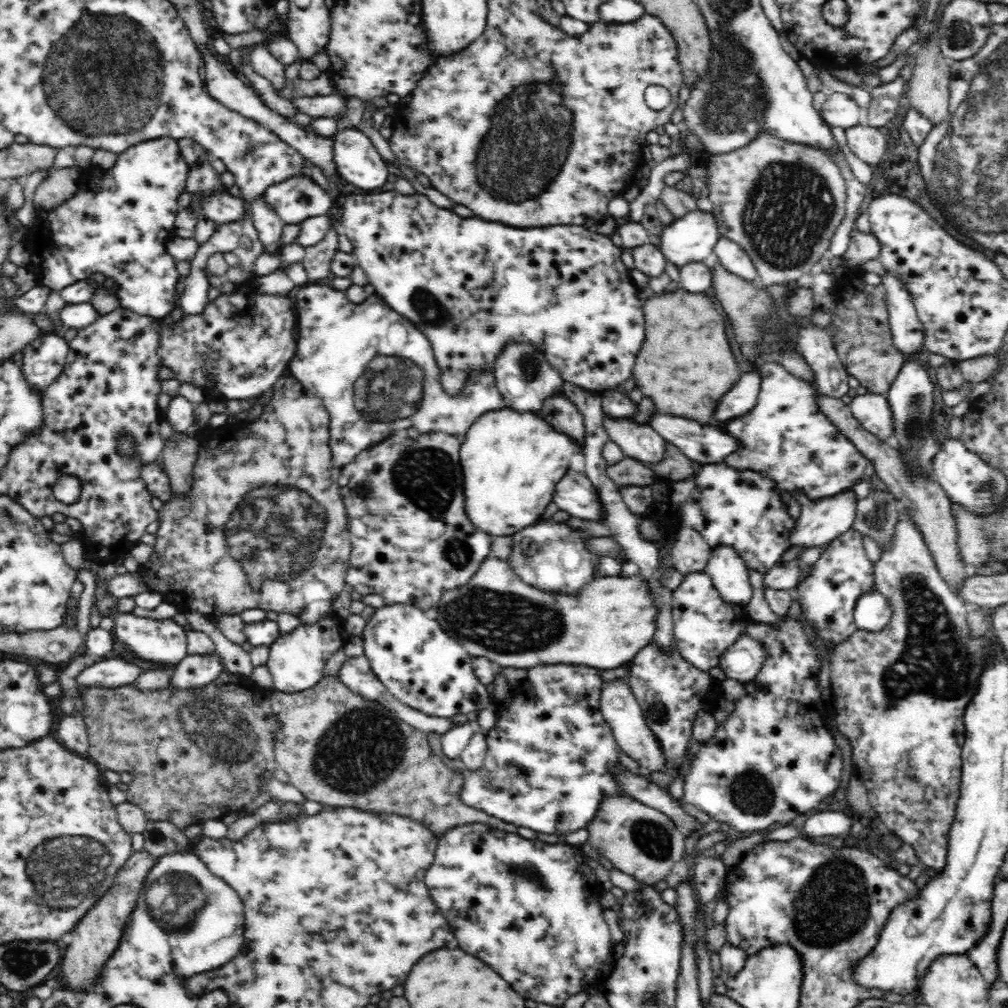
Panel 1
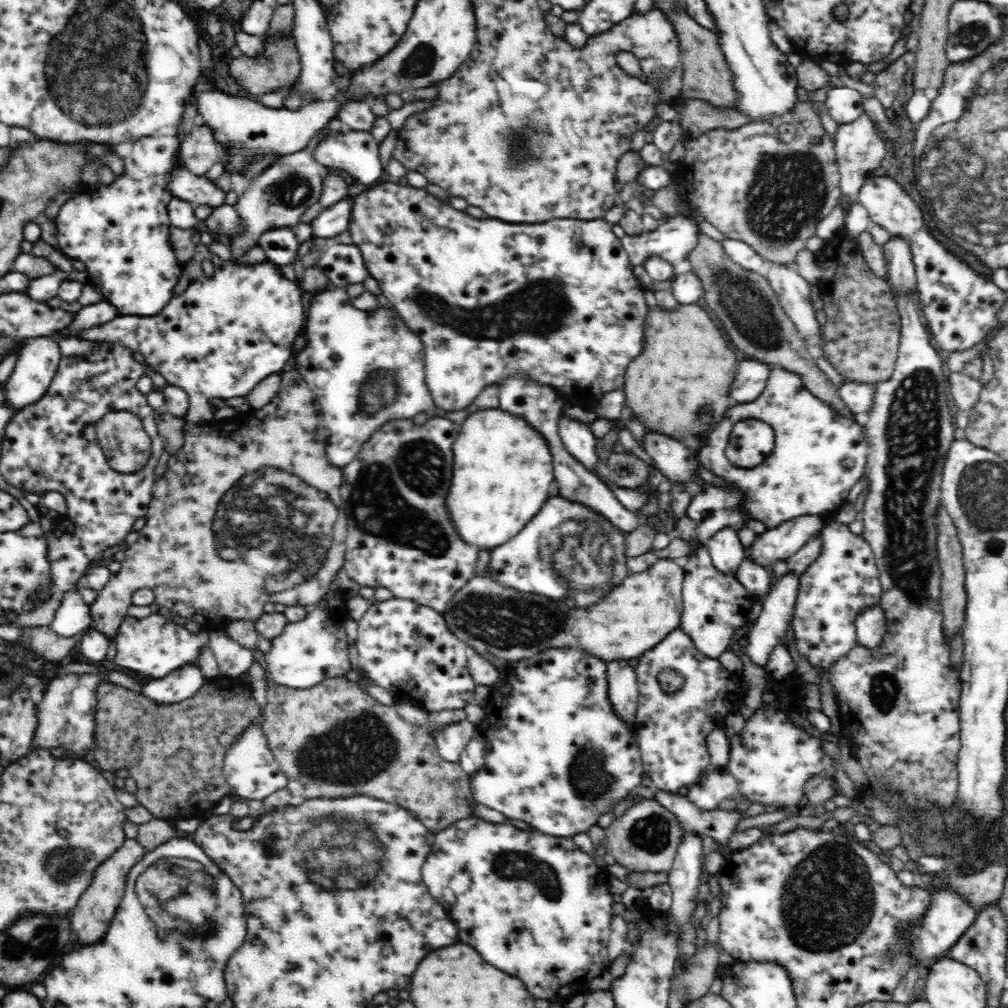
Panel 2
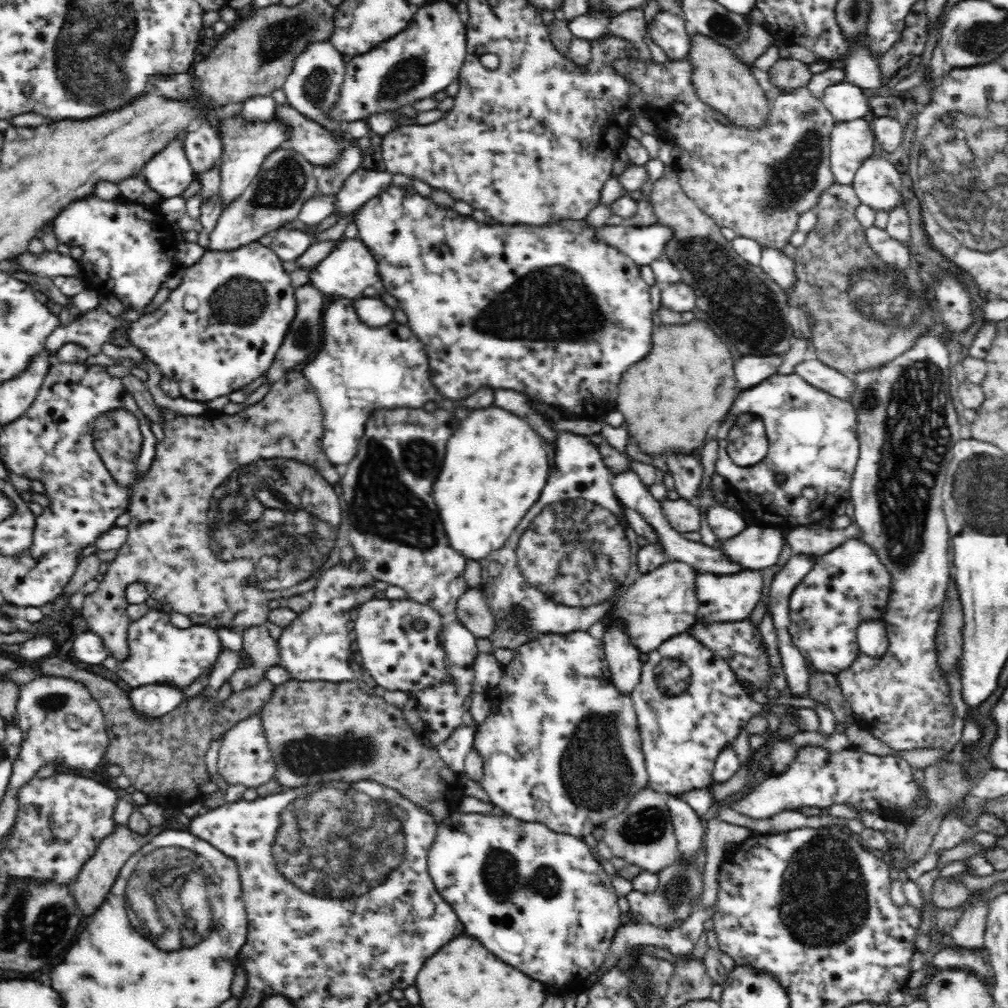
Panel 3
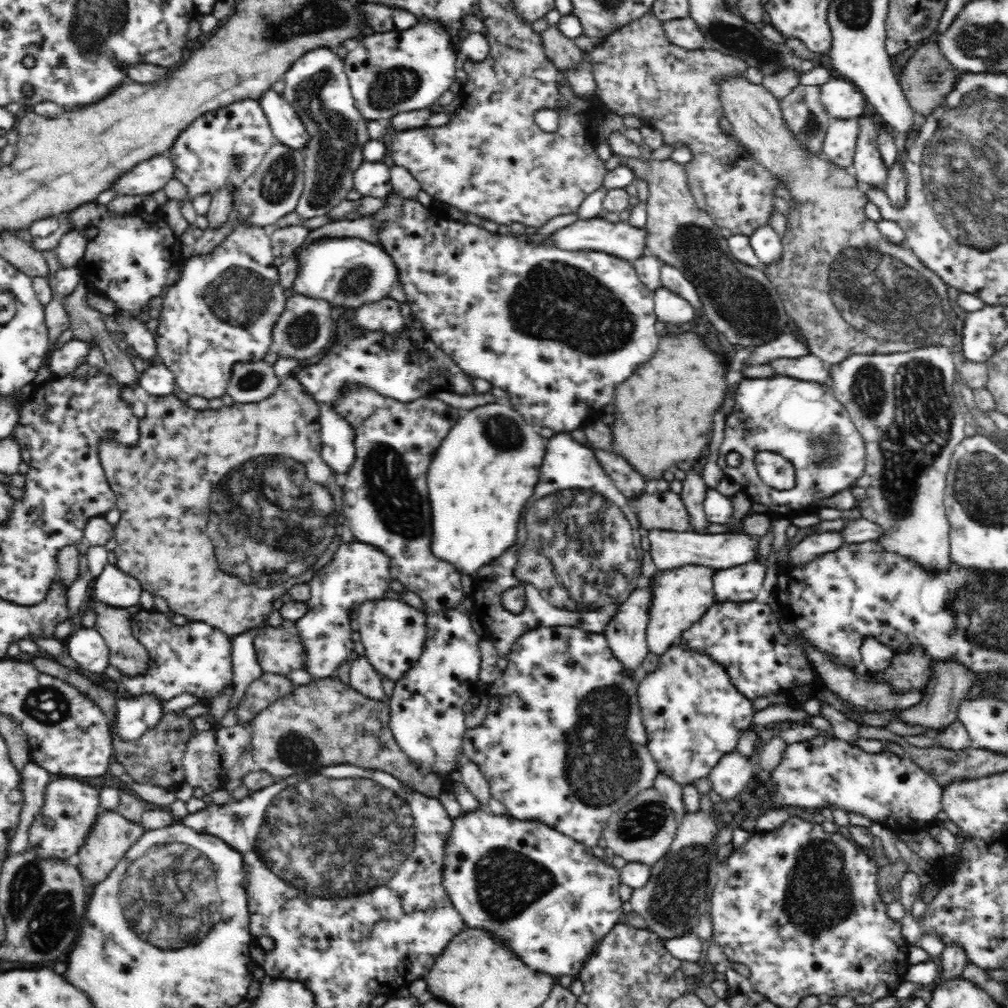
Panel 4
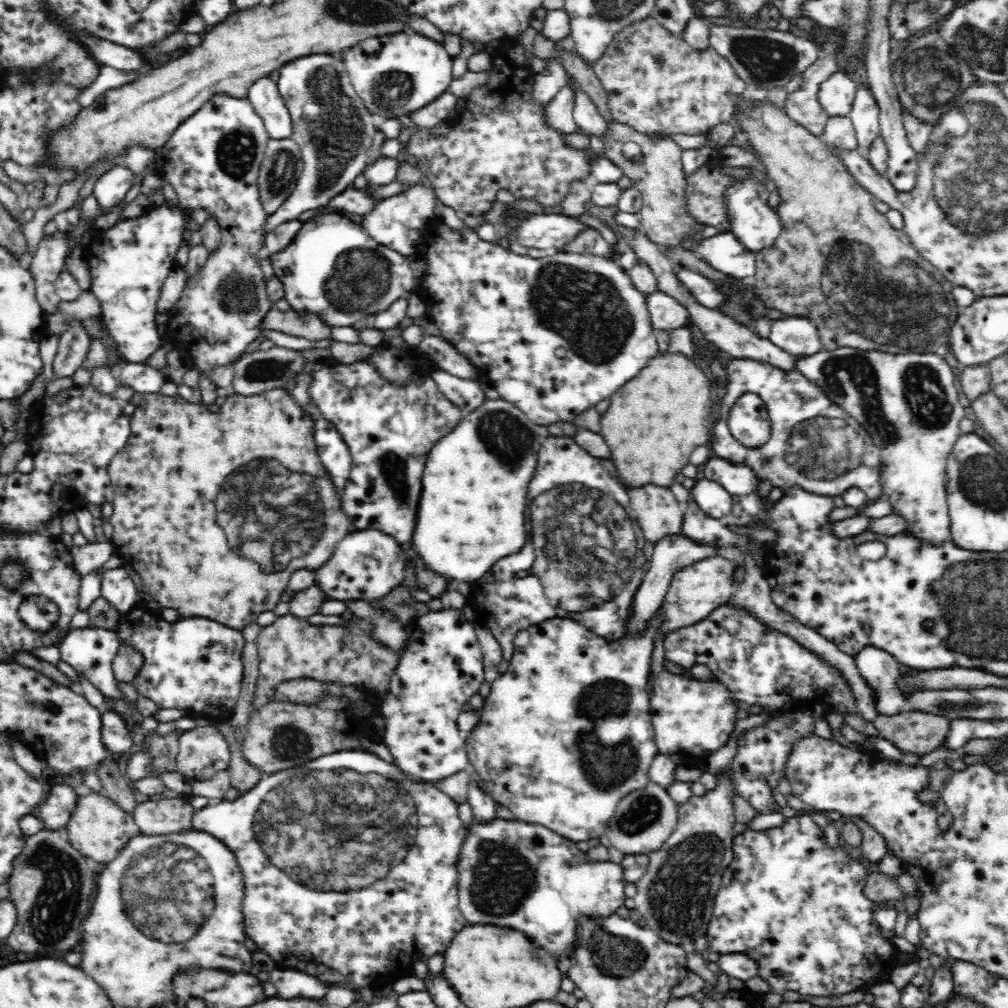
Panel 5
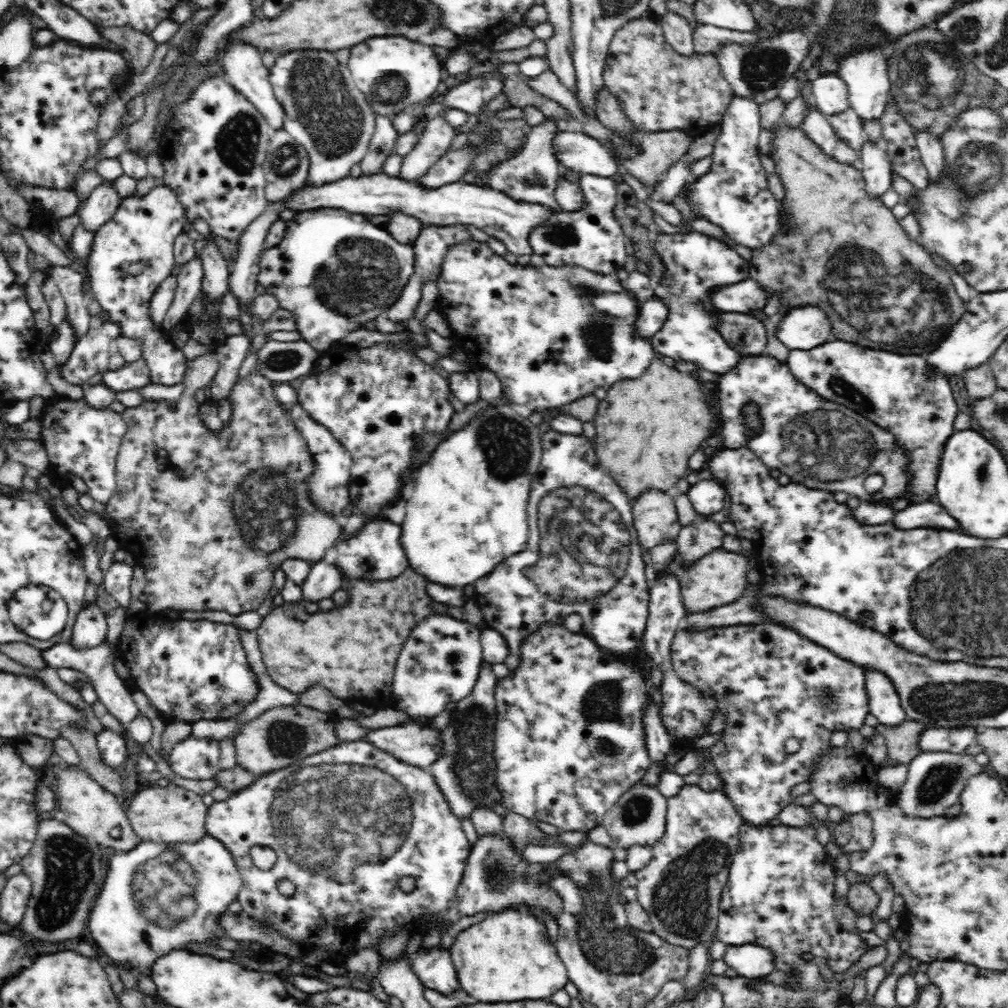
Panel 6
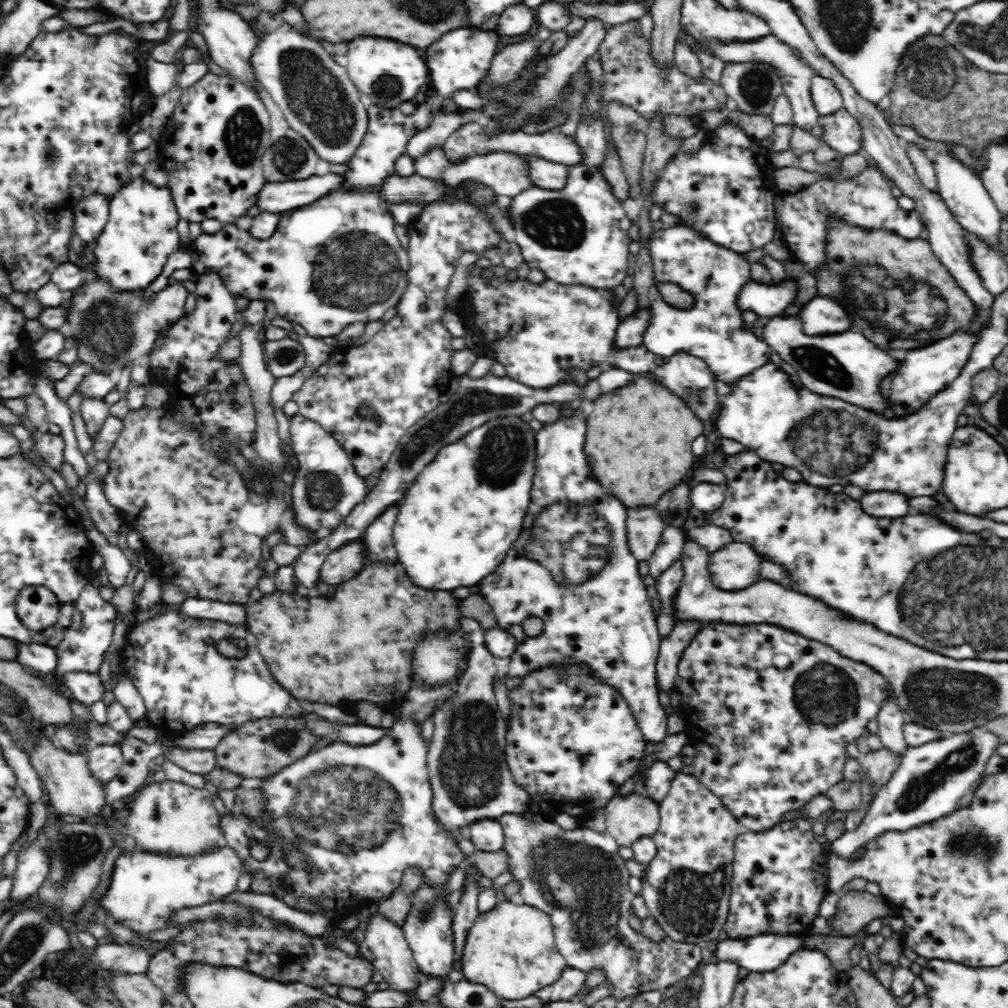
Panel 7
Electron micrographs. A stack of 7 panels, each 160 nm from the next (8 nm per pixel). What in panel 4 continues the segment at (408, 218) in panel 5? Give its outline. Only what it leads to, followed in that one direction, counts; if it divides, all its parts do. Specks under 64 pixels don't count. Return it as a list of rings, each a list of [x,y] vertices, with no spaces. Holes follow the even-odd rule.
[[[362,216],[358,220],[340,220],[340,222],[331,222],[325,226],[310,230],[305,246],[319,241],[322,238],[334,237],[354,237],[364,239],[366,242],[376,244],[376,227],[373,216]]]

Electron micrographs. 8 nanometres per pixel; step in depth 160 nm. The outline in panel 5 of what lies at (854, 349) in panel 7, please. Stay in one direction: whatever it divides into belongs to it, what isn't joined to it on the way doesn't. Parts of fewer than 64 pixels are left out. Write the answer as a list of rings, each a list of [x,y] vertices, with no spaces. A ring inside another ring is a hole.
[[[838,348],[834,352],[818,351],[816,354],[799,358],[796,370],[803,374],[807,380],[814,381],[832,402],[839,404],[856,422],[860,422],[862,428],[872,436],[872,442],[880,448],[880,458],[882,458],[882,495],[876,501],[888,501],[892,506],[891,514],[900,516],[900,519],[906,519],[906,528],[900,533],[926,534],[926,538],[934,538],[934,542],[938,542],[938,538],[951,538],[951,518],[949,517],[949,508],[946,506],[946,458],[950,456],[950,450],[952,450],[952,446],[955,446],[954,442],[961,435],[959,424],[965,418],[965,412],[964,407],[958,401],[954,372],[949,362],[946,362],[944,353],[882,354],[882,352],[862,352],[862,350],[854,350],[854,348]]]

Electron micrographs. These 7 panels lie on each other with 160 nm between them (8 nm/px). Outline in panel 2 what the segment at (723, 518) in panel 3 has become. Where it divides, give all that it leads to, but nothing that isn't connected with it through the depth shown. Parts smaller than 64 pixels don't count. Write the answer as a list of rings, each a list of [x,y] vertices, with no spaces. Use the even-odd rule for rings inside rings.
[[[722,529],[704,542],[712,565],[718,572],[730,577],[738,573],[740,564],[746,559],[746,551],[740,543],[738,534],[732,529]]]

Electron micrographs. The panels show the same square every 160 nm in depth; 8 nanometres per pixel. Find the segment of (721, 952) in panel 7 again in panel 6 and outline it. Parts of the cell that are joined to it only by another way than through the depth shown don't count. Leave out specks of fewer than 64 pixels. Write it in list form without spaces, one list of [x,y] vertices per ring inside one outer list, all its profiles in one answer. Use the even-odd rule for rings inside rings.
[[[746,944],[744,946],[727,946],[723,955],[724,963],[734,969],[738,977],[761,978],[774,975],[774,955],[762,946]]]

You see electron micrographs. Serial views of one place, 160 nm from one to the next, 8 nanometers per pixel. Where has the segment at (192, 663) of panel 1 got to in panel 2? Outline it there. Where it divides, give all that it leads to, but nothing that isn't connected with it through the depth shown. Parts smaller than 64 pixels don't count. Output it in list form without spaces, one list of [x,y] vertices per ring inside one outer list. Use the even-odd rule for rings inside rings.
[[[198,663],[182,666],[164,678],[154,679],[143,685],[144,696],[160,704],[180,703],[191,698],[208,680]]]

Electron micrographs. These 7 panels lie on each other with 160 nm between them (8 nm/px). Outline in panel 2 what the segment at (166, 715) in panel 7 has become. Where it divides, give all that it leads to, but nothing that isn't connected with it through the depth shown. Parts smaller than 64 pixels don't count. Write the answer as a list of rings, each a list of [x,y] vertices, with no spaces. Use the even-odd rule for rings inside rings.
[[[151,613],[141,619],[126,615],[122,618],[115,641],[115,665],[132,670],[136,676],[158,679],[182,669],[182,666],[196,664],[202,646],[208,644],[208,631],[201,630],[198,634],[192,634],[185,626],[174,623],[172,618],[160,613]]]

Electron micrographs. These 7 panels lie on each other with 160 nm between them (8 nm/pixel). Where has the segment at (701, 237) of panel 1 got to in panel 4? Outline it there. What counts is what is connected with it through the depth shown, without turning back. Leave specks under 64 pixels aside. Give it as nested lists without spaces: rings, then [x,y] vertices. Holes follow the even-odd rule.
[[[602,215],[590,220],[578,220],[572,226],[566,226],[554,232],[549,239],[562,250],[597,250],[633,262],[644,257],[647,247],[647,230],[645,227],[630,226],[627,222],[607,222]]]

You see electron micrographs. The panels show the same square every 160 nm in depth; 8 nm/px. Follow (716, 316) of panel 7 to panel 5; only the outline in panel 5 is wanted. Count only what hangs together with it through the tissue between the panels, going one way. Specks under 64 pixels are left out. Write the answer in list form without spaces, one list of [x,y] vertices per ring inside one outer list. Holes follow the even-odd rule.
[[[731,232],[703,240],[693,252],[700,254],[712,268],[724,274],[746,280],[755,276],[756,253],[748,250]]]

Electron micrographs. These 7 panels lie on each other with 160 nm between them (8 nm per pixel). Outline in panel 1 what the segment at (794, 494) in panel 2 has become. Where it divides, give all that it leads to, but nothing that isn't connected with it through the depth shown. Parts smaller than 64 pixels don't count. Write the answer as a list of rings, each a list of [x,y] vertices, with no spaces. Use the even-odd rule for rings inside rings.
[[[777,361],[776,364],[762,364],[760,370],[756,406],[721,427],[742,445],[740,452],[723,462],[734,469],[765,474],[782,494],[787,512],[797,519],[801,508],[795,491],[804,493],[811,501],[834,497],[862,480],[870,472],[870,461],[821,411],[817,403],[818,393],[812,383],[790,374]]]

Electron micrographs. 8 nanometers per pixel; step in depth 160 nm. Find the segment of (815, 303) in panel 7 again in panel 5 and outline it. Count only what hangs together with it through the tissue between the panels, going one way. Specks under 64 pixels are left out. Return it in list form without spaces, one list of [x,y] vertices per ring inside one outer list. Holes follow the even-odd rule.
[[[790,317],[771,322],[768,339],[784,352],[800,359],[822,350],[818,331],[808,318]]]

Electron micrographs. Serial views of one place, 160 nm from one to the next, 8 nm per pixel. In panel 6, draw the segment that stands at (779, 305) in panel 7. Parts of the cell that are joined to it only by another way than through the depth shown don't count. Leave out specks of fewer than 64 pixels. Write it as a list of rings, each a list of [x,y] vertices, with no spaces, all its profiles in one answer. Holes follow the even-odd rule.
[[[754,279],[722,286],[709,294],[711,306],[723,312],[739,312],[748,315],[752,310],[762,310],[766,306],[766,295]]]

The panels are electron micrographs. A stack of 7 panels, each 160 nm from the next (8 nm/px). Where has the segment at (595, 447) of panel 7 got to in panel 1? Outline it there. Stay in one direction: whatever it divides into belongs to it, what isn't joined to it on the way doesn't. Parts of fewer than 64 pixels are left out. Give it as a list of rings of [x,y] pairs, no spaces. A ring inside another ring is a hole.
[[[681,286],[646,299],[645,339],[632,375],[642,392],[656,402],[658,412],[711,424],[720,398],[738,382],[740,370],[726,338],[726,318],[718,312],[712,298],[688,292]],[[716,328],[722,328],[720,340],[714,336]]]

